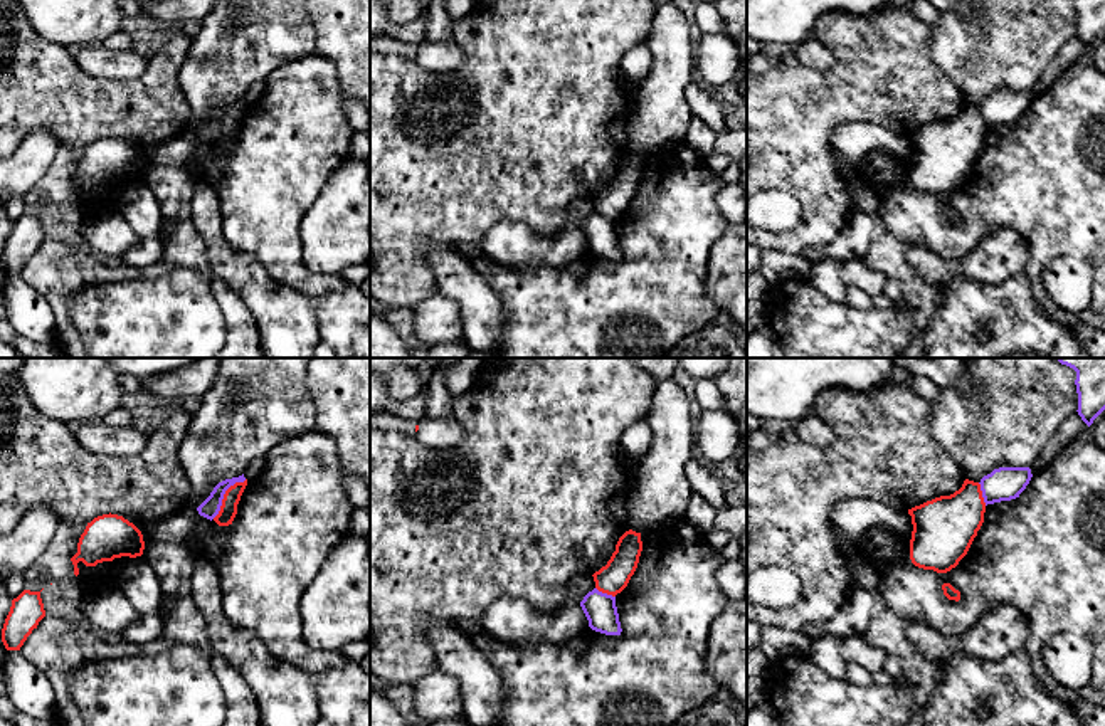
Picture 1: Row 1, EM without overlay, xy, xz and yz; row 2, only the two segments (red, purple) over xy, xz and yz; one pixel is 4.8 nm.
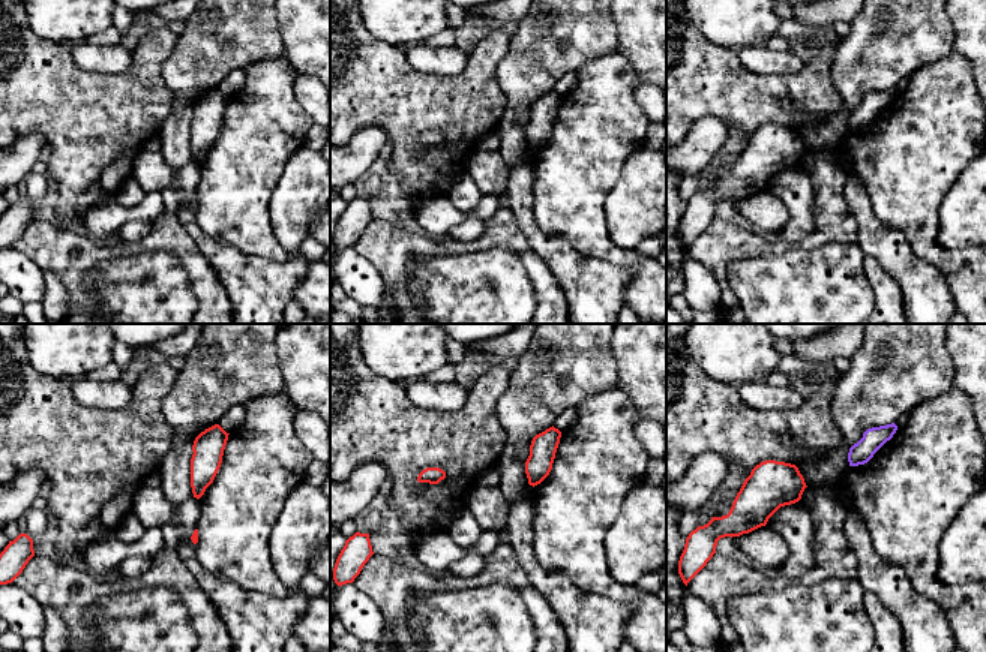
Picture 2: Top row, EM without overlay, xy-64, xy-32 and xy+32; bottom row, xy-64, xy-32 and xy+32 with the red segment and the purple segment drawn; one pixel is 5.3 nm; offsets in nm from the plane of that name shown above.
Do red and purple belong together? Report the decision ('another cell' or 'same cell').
another cell

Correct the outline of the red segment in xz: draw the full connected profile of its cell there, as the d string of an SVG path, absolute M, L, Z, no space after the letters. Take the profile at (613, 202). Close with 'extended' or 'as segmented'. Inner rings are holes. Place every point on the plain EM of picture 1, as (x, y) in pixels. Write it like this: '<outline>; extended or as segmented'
M632 153L626 155L619 161L616 175L612 176L607 188L592 198L595 212L612 220L621 217L637 192L641 175L641 156Z; as segmented

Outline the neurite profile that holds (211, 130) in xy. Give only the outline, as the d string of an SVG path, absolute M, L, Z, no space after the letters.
M242 97L239 101L232 101L219 106L210 116L210 119L197 131L198 138L212 145L220 134L225 114L235 106L244 106L244 104L246 101Z

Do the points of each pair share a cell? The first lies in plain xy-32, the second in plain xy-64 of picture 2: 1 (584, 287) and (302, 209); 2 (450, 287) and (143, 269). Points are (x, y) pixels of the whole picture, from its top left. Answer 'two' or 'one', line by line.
1: one
2: one

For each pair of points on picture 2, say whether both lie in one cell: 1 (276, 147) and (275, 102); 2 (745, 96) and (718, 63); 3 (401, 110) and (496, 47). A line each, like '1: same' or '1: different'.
1: same
2: same
3: same

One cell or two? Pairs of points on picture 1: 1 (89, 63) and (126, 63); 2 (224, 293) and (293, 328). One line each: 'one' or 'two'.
1: one
2: two

